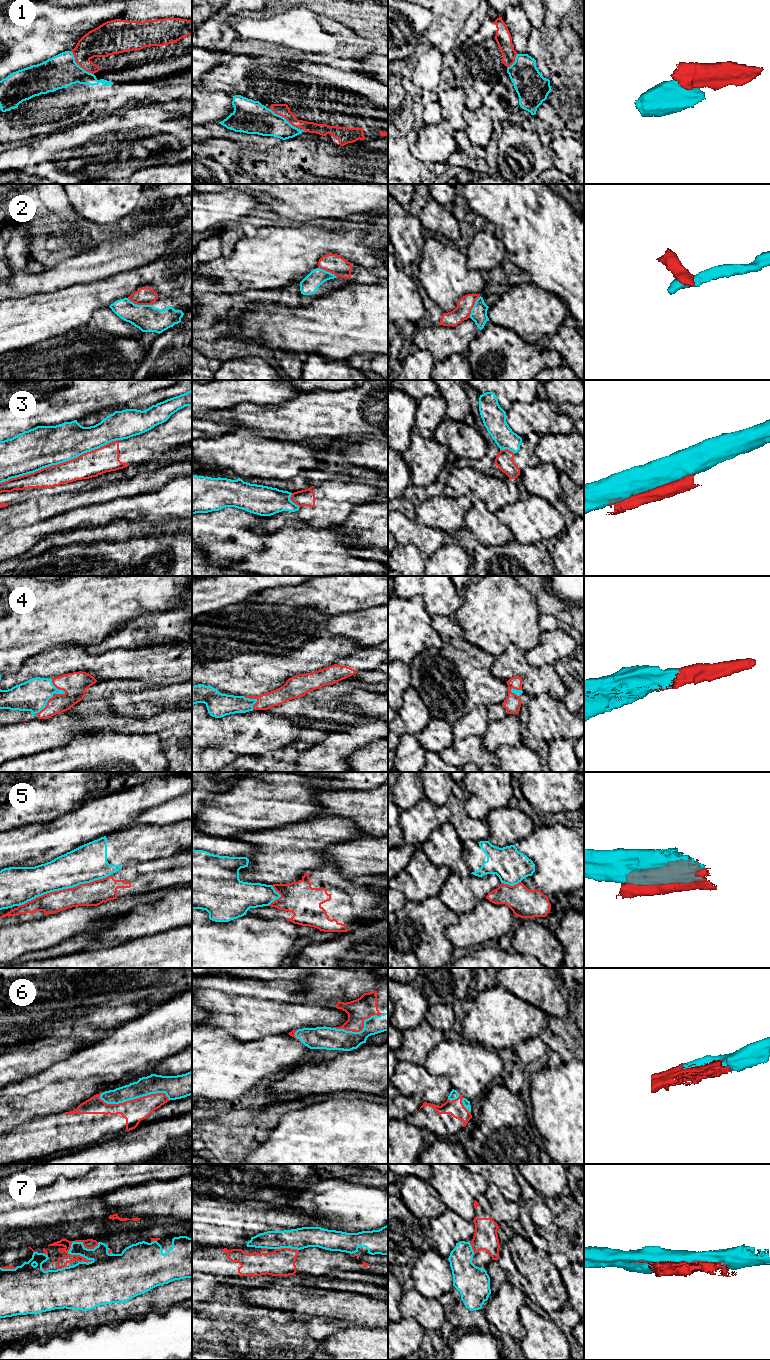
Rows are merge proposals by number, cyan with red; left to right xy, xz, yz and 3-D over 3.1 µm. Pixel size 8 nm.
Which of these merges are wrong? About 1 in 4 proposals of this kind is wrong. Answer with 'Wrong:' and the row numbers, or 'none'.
Wrong: 1, 2, 3, 5, 7

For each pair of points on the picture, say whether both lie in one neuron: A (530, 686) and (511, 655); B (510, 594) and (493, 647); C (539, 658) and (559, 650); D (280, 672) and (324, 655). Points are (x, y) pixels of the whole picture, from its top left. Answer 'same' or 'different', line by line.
A: same
B: same
C: same
D: same

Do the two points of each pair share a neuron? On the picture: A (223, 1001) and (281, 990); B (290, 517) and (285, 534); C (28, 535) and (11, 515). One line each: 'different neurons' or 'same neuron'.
A: same neuron
B: different neurons
C: different neurons

